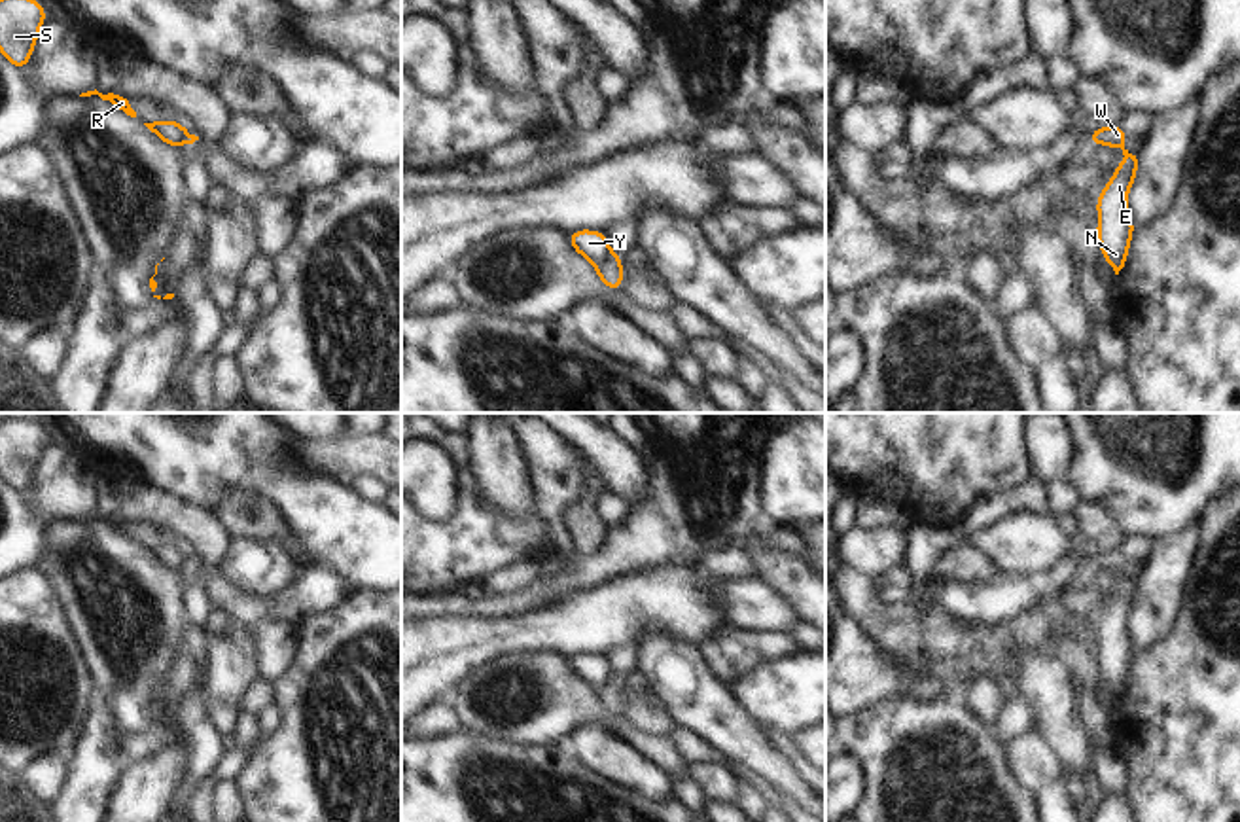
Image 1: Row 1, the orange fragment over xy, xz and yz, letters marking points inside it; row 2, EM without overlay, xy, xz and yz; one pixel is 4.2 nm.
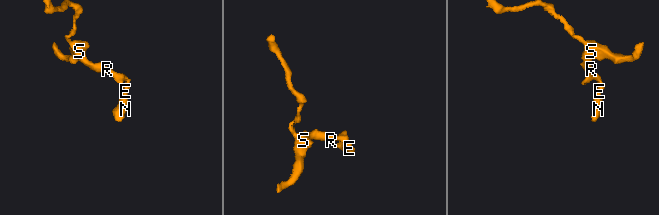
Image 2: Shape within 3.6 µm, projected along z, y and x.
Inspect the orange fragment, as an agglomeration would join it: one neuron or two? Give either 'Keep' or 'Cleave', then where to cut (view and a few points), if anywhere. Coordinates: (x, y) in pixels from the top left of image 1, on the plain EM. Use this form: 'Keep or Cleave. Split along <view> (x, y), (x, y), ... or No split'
Cleave. Split along xz (612, 677), (595, 688)

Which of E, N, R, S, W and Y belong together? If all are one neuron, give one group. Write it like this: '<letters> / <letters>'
E N W / R S Y

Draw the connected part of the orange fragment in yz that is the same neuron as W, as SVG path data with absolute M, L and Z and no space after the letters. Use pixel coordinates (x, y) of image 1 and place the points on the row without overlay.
M1121 549L1092 553L1089 566L1096 570L1104 568L1109 572L1121 572L1125 580L1125 585L1115 591L1115 599L1096 623L1096 661L1100 665L1100 676L1113 691L1115 699L1119 699L1126 688L1134 657L1134 646L1126 633L1126 619L1136 602L1138 583L1125 572L1126 557Z

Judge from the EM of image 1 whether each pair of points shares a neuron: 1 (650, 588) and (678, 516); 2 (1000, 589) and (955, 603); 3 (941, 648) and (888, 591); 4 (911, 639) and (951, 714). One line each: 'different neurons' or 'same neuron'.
1: different neurons
2: same neuron
3: different neurons
4: different neurons

